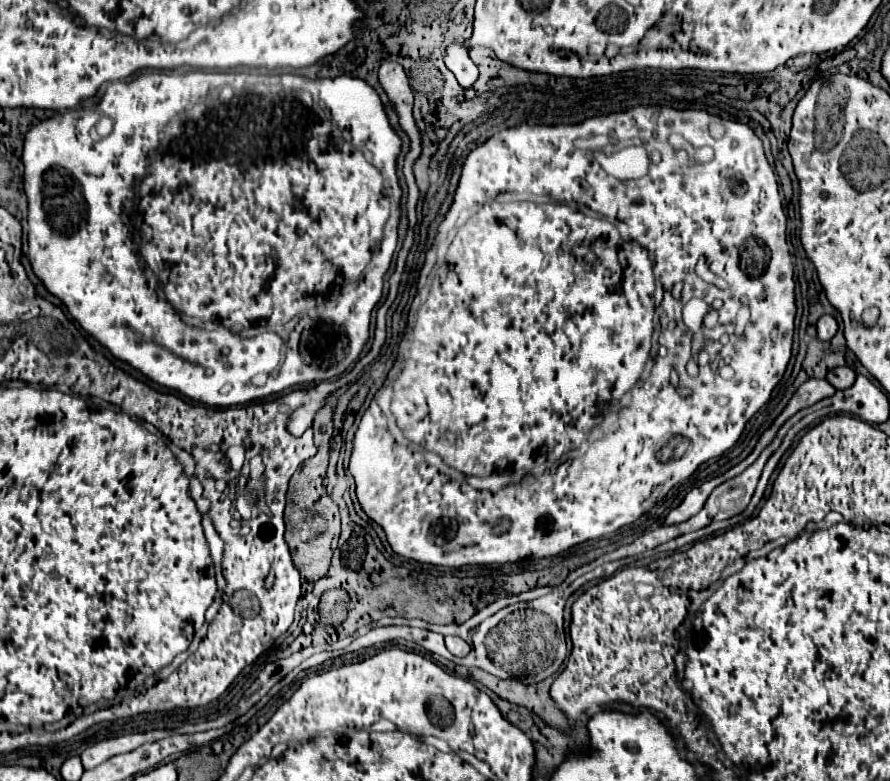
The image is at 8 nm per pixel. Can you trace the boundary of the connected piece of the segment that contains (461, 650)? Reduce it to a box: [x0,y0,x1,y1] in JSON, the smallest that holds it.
[446,636,470,658]

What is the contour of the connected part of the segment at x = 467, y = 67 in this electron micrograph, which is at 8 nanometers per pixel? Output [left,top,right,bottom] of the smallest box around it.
[444,42,478,88]

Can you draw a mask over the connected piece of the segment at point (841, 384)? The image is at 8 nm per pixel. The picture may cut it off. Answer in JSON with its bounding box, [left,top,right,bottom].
[826,366,856,390]

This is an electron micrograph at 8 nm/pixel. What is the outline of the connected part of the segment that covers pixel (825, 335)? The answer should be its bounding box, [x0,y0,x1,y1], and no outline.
[818,314,838,340]

